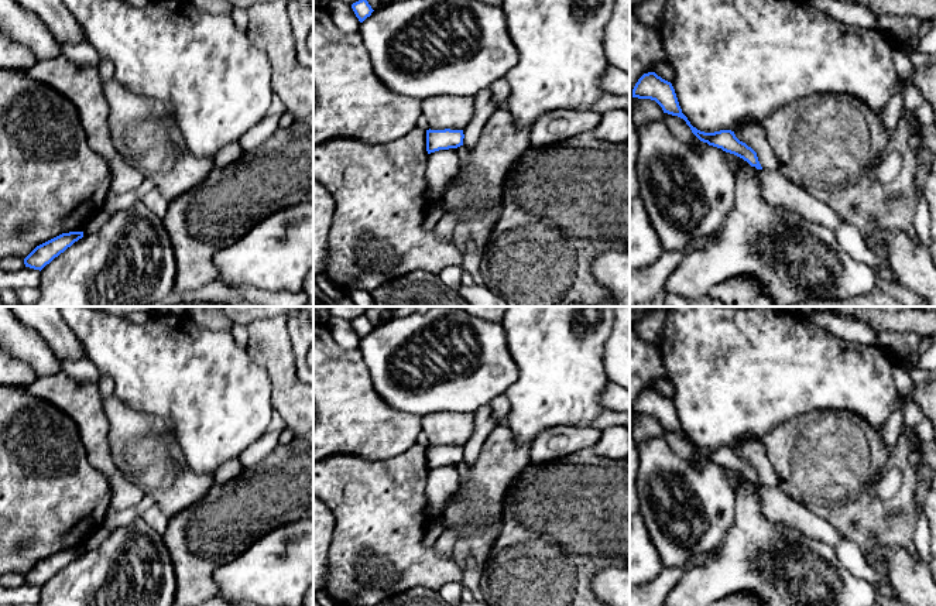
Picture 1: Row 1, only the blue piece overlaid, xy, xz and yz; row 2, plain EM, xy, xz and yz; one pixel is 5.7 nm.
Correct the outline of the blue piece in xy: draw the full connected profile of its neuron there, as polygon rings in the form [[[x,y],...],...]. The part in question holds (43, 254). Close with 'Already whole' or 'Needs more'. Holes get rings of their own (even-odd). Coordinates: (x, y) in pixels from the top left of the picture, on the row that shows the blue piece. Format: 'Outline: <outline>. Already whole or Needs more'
Outline: [[[69,232],[62,233],[40,246],[37,246],[25,259],[25,267],[34,270],[42,270],[47,264],[49,264],[55,257],[64,253],[68,247],[71,247],[75,242],[83,237],[83,232]]]. Already whole

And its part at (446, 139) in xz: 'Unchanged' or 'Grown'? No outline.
Unchanged

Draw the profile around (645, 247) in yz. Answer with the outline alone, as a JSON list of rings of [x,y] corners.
[[[640,196],[630,201],[630,270],[652,264],[665,250]]]

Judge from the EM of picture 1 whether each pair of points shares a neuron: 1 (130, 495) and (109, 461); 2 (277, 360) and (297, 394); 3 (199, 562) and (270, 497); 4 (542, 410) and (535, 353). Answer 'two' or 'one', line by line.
1: one
2: one
3: one
4: one

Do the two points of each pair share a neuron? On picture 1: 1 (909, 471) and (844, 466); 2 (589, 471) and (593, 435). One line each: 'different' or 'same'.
1: different
2: different

